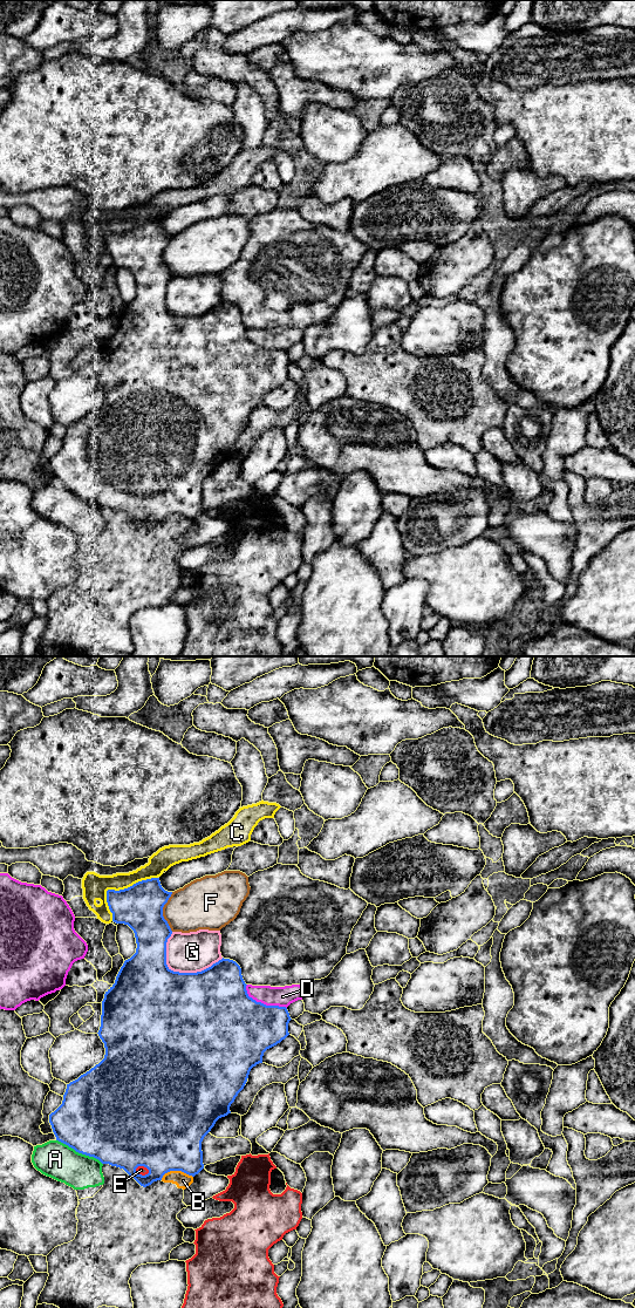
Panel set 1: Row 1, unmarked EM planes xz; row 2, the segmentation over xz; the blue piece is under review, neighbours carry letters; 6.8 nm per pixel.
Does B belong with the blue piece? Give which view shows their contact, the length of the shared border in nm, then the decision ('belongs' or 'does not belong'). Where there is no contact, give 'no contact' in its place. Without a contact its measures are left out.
xz | 220 nm | does not belong

